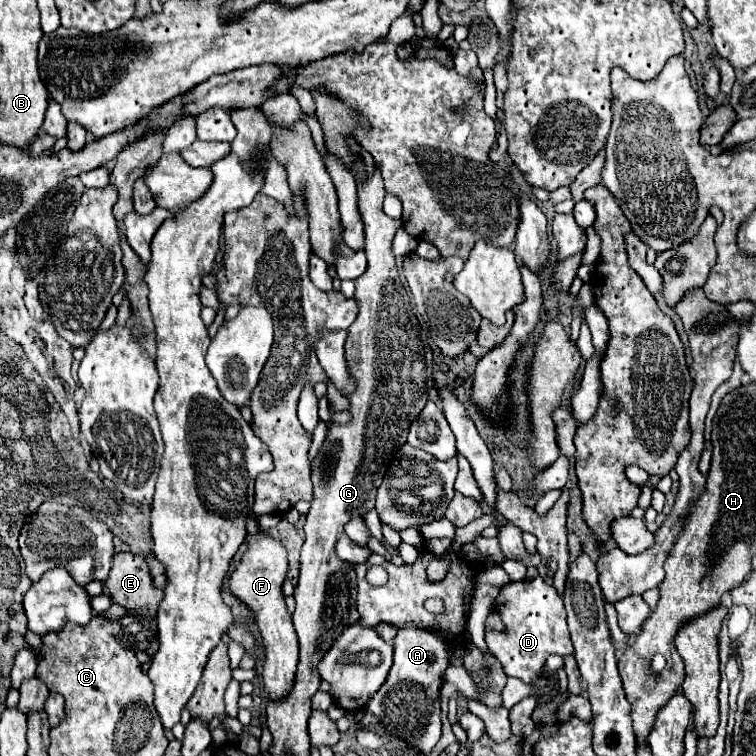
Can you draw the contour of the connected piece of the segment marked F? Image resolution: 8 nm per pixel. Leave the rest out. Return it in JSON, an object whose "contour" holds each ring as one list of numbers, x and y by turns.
{"contour":[[250,511,248,551,244,553,236,571,230,575,230,593,248,605,260,629,260,637,264,643,262,683,268,703,282,701,290,693,298,665,298,639,294,633,292,615,286,611,286,603,282,597,282,583,286,579,286,569,288,569,288,553,284,545,278,539,264,535]]}

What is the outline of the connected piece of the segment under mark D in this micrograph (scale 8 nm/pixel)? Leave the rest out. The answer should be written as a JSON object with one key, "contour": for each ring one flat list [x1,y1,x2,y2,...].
{"contour":[[542,577,504,585,492,603,492,611,500,615,506,633,488,629,486,643,492,655,502,663,502,669,508,677,518,677,524,683,536,683,548,655,572,655,572,641,562,597,552,585,544,583]]}

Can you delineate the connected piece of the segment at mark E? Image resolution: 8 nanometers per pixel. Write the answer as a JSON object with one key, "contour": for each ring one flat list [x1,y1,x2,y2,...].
{"contour":[[126,551,116,553,104,585,112,601,122,605,128,615,150,619,156,625,156,611,162,601,162,591,154,589,152,573,144,557]]}

